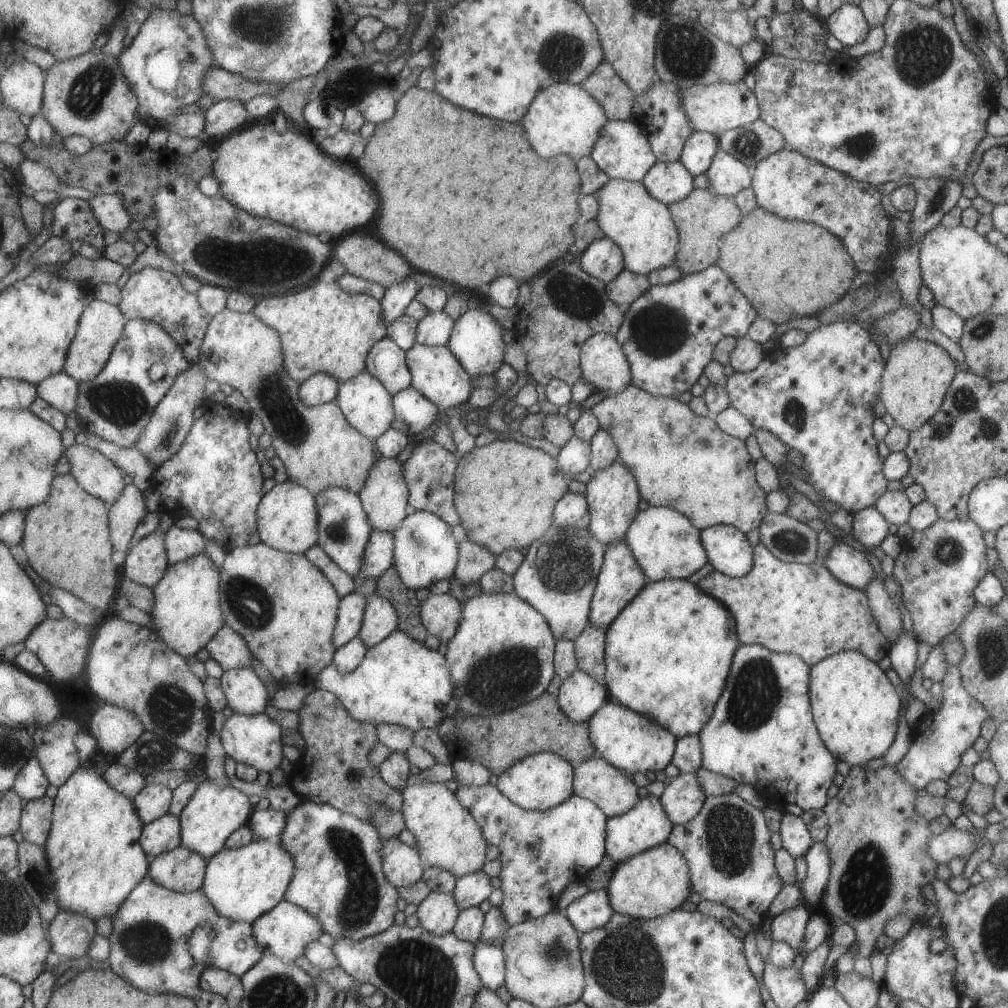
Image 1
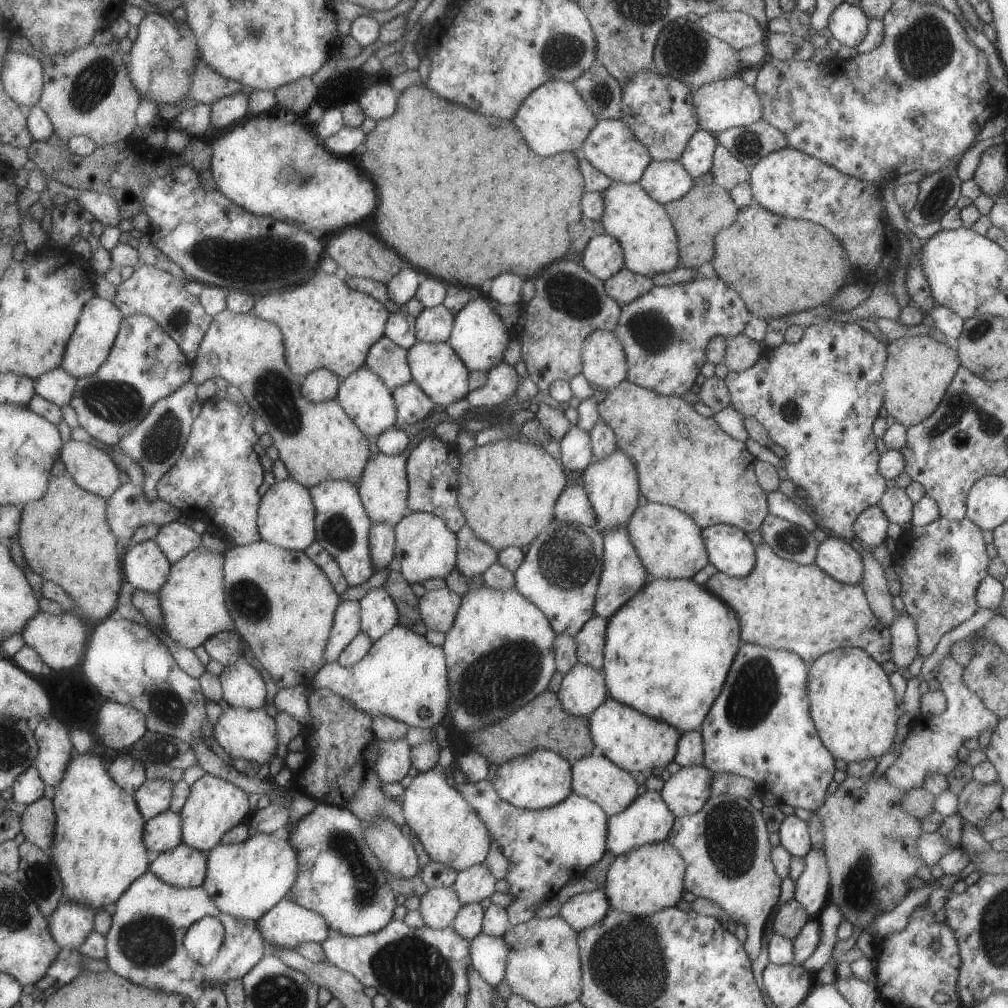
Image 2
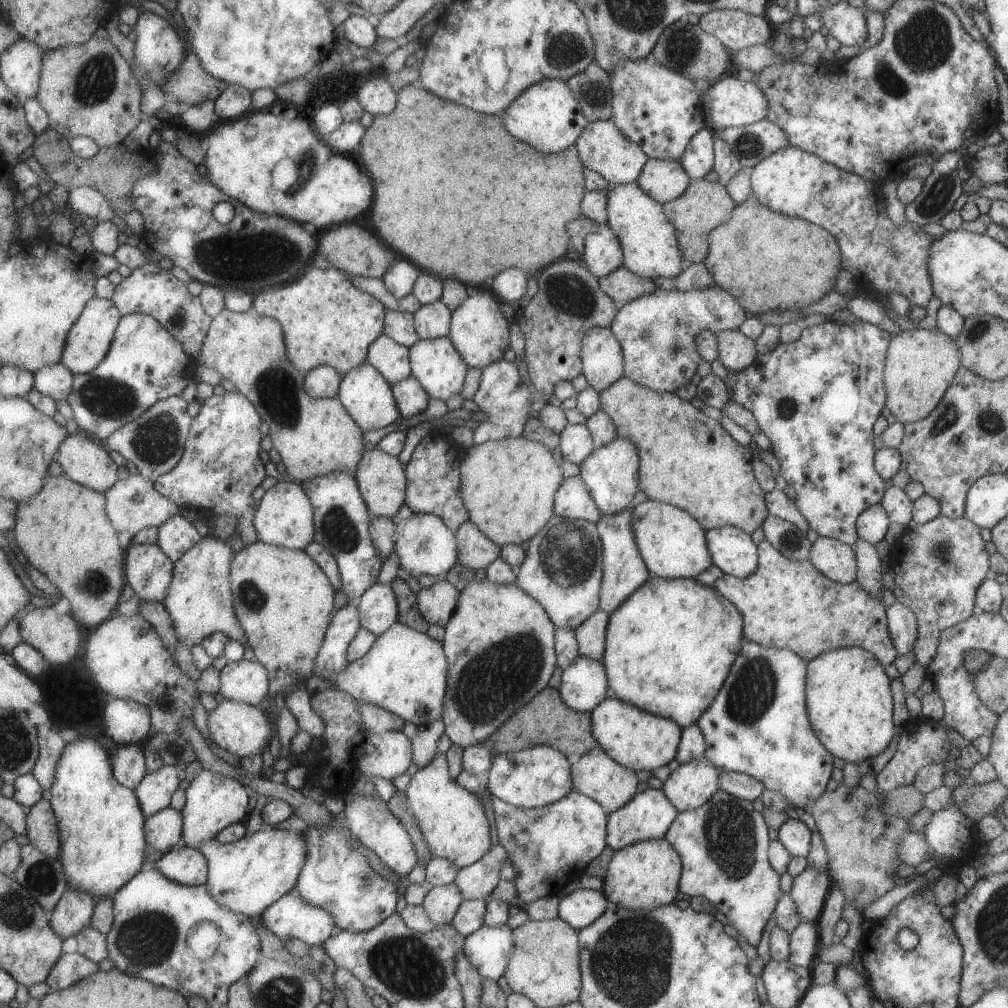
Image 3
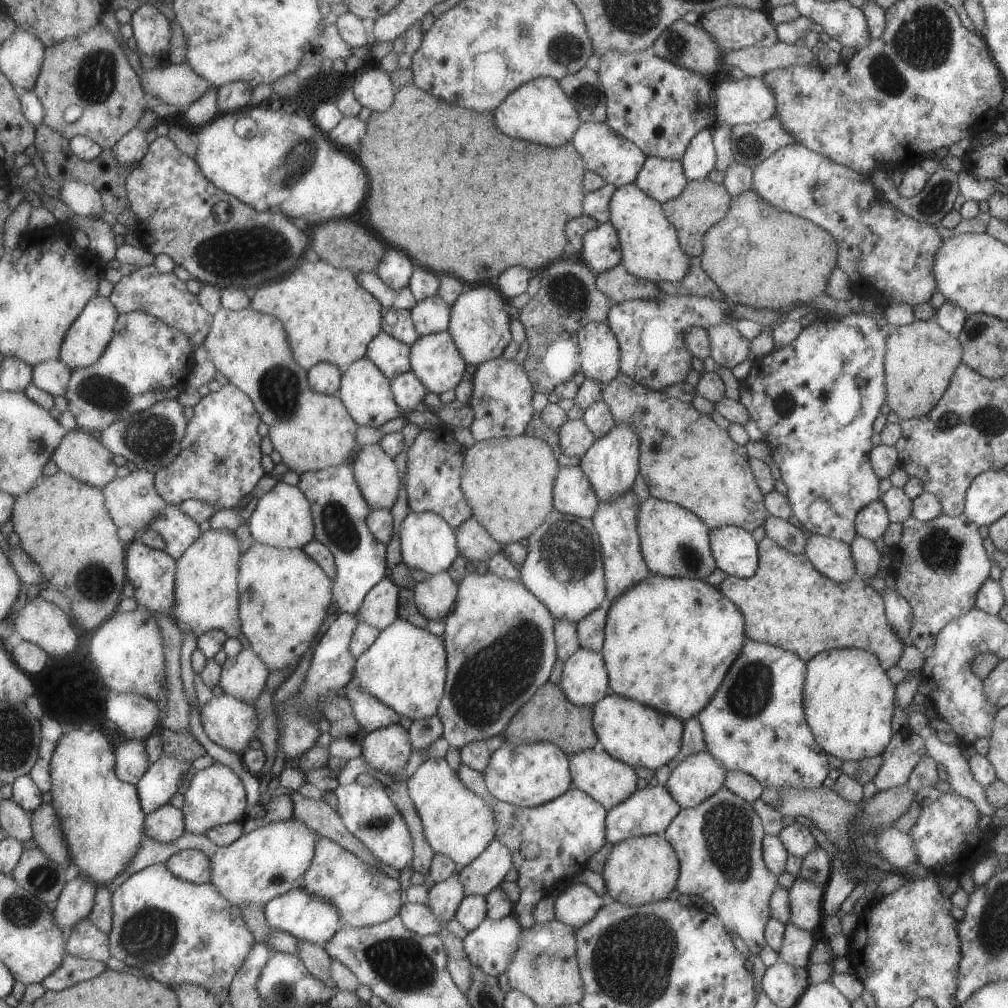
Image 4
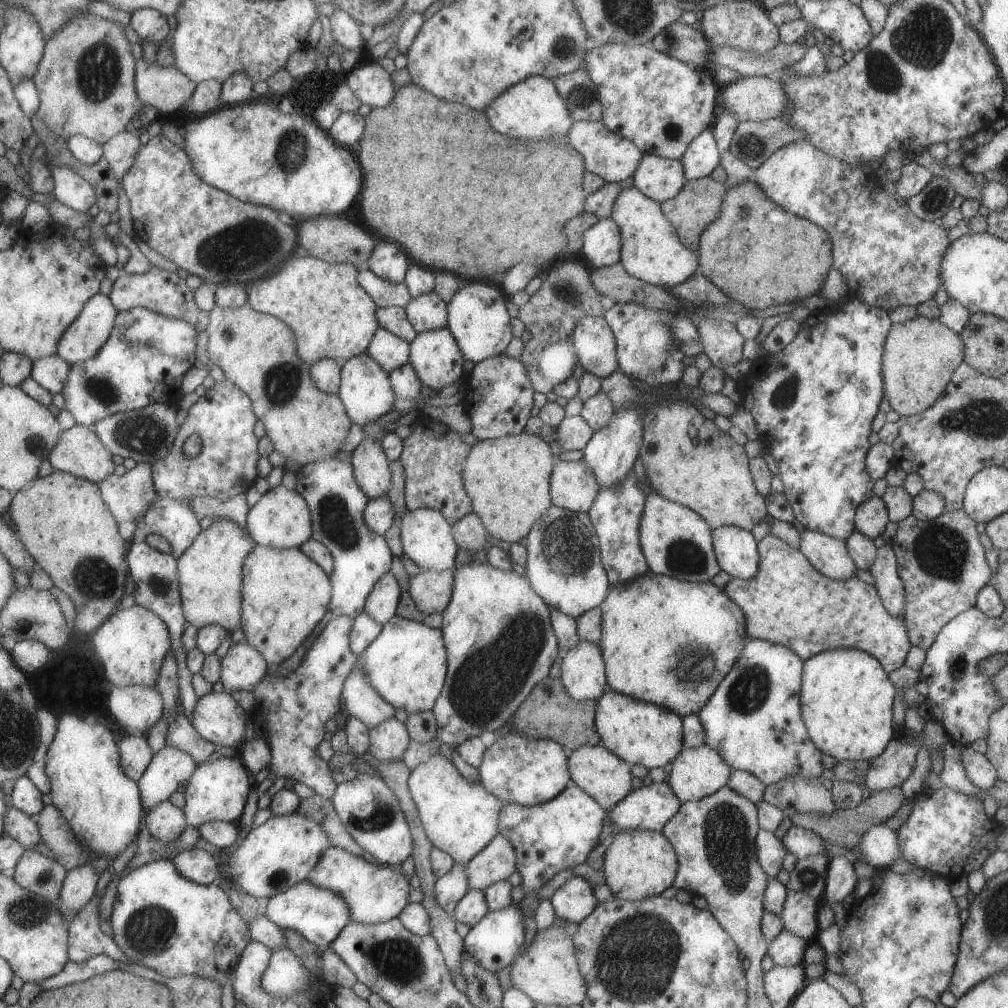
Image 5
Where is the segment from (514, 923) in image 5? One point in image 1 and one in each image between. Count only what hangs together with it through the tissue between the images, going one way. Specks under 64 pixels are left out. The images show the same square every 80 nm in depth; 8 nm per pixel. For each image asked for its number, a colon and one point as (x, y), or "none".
1: (488, 960)
2: (487, 954)
3: (488, 948)
4: (489, 947)

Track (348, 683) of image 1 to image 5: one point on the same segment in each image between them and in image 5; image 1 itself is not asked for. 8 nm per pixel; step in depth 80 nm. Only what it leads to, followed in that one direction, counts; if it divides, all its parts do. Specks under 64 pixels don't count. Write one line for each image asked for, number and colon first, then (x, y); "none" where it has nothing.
2: (402, 676)
3: (404, 671)
4: (404, 668)
5: (406, 664)

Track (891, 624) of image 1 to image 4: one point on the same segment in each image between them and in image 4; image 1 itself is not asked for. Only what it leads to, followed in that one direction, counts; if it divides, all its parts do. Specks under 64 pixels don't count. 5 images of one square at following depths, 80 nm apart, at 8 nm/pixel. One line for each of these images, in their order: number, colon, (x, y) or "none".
2: (873, 584)
3: (868, 567)
4: (866, 558)

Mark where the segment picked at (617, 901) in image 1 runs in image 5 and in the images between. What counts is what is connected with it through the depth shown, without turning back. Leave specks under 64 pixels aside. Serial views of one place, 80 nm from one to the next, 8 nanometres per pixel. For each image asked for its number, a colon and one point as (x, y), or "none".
2: (647, 879)
3: (644, 875)
4: (639, 870)
5: (637, 864)

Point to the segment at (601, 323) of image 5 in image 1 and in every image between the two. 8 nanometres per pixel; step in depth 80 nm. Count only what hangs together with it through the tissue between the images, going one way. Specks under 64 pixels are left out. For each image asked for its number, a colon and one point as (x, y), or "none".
1: (603, 365)
2: (604, 366)
3: (601, 358)
4: (599, 358)

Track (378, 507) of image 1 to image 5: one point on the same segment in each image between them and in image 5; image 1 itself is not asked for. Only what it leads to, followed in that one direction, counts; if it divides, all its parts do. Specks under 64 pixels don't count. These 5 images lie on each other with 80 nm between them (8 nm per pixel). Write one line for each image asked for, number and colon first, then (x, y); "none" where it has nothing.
2: (383, 489)
3: (380, 478)
4: (375, 474)
5: (370, 466)

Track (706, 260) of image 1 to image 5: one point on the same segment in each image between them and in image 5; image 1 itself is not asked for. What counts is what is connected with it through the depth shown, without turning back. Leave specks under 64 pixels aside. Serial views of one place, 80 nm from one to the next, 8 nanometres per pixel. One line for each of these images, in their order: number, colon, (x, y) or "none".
2: (704, 210)
3: (704, 205)
4: (702, 203)
5: (697, 204)

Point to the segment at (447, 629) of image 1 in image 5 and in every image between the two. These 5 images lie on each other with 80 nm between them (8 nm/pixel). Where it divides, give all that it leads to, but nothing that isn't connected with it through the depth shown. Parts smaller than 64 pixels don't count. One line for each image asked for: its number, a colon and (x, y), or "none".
2: (437, 609)
3: (435, 604)
4: (433, 597)
5: (431, 592)

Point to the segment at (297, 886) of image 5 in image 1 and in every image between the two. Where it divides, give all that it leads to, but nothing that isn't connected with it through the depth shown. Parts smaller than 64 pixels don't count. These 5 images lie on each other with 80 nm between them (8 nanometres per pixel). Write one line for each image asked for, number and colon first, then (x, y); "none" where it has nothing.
1: (285, 931)
2: (286, 925)
3: (289, 917)
4: (296, 912)

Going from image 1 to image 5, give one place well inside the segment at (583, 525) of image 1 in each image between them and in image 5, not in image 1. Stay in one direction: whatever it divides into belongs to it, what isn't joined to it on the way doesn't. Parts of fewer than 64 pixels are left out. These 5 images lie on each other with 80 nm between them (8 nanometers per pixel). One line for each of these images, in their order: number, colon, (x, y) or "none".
2: (572, 505)
3: (572, 501)
4: (572, 495)
5: (572, 486)

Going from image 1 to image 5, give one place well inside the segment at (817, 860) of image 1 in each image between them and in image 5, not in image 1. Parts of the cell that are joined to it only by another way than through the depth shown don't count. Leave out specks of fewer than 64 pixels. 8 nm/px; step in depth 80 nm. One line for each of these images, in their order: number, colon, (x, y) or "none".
2: (811, 889)
3: (808, 890)
4: (805, 897)
5: (798, 915)

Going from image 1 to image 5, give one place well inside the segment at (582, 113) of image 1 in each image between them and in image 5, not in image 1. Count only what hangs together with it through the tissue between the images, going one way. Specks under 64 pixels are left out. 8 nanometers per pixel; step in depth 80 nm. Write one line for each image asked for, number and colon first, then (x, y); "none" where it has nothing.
2: (553, 118)
3: (546, 115)
4: (539, 111)
5: (532, 108)

